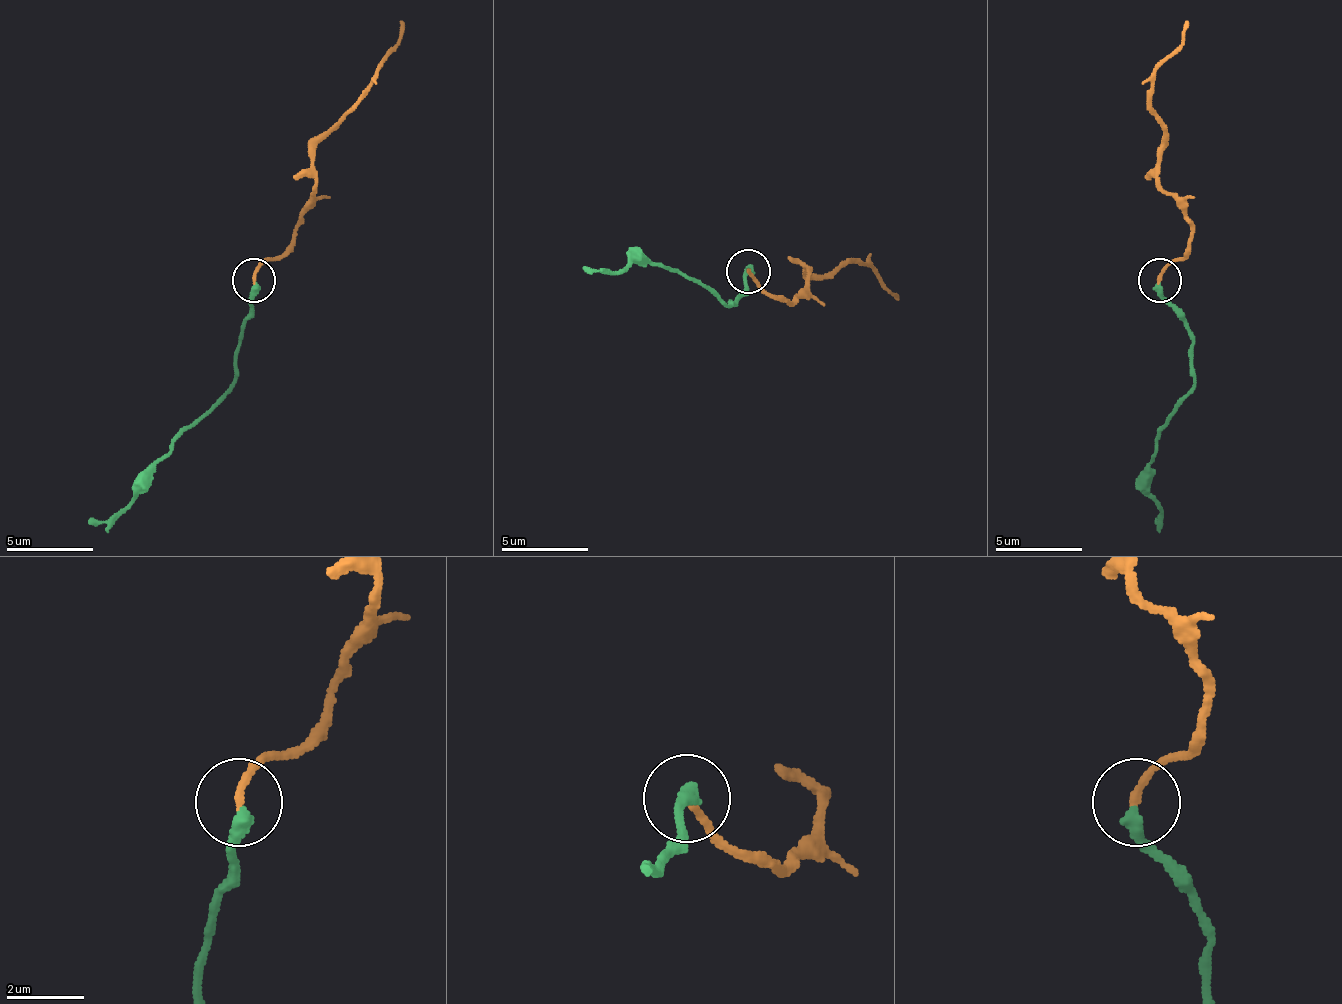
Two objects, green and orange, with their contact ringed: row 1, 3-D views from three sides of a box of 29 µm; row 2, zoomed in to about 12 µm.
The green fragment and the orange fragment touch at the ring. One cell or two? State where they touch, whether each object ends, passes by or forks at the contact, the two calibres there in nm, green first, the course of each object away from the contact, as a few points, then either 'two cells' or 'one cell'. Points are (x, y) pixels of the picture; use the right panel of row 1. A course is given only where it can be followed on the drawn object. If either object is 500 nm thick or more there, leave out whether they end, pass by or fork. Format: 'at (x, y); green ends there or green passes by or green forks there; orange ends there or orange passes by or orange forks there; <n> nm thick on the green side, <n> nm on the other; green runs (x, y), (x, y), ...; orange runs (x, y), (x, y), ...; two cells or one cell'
at (1160, 280); green ends there; orange ends there; 360 nm thick on the green side, 200 nm on the other; green runs (1158, 283), (1189, 331), (1193, 383), (1158, 436), (1150, 479), (1158, 523), (1154, 518); orange runs (1158, 279), (1185, 257), (1189, 231), (1185, 209), (1158, 183), (1163, 117), (1150, 104), (1150, 78), (1189, 22); one cell

